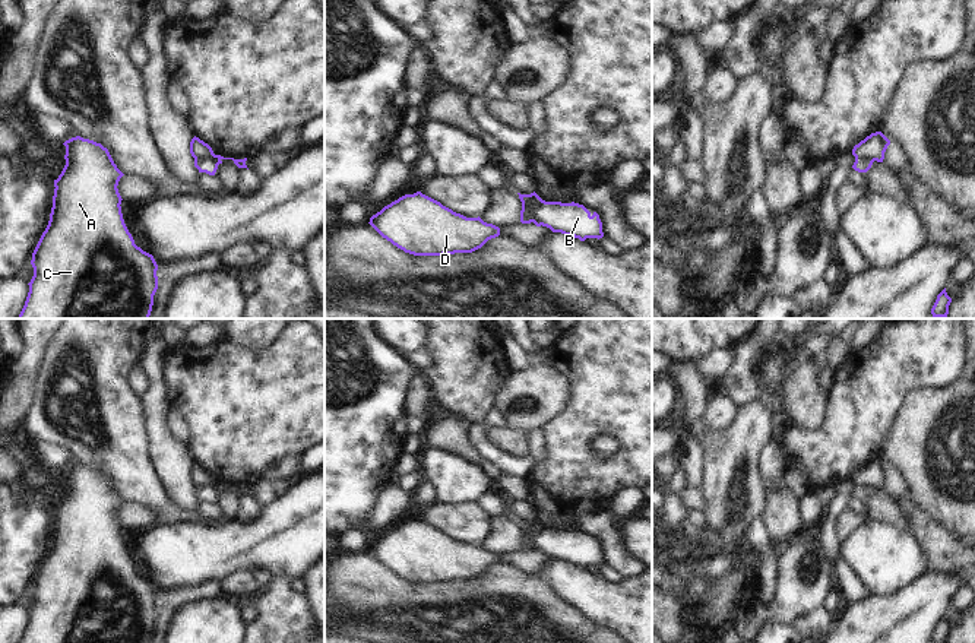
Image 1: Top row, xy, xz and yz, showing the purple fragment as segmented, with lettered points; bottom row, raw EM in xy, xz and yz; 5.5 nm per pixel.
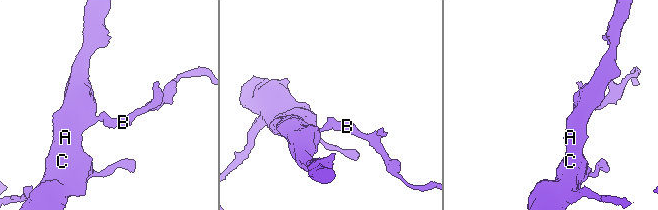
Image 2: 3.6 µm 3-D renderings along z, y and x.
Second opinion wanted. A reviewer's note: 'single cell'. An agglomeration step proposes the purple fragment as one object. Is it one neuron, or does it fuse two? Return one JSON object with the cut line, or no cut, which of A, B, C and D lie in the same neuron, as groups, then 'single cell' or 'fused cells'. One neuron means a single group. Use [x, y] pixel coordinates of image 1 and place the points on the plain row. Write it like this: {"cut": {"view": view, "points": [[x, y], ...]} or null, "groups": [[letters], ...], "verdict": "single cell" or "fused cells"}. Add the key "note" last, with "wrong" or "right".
{"cut": {"view": "xz", "points": [[522, 528], [528, 532], [532, 548]]}, "groups": [["A", "C", "D"], ["B"]], "verdict": "fused cells", "note": "wrong"}

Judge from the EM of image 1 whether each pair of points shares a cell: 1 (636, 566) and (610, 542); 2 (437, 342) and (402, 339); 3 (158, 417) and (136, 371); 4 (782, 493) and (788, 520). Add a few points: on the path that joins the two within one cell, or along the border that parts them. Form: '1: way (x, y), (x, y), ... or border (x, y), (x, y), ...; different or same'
1: way (629, 563), (616, 550); same
2: border (427, 333), (427, 341), (423, 345); different
3: border (136, 363), (148, 380), (148, 389), (141, 396); different
4: way (782, 500), (782, 513); same

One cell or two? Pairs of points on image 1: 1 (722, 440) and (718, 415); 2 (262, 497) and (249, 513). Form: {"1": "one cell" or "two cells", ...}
{"1": "two cells", "2": "two cells"}

